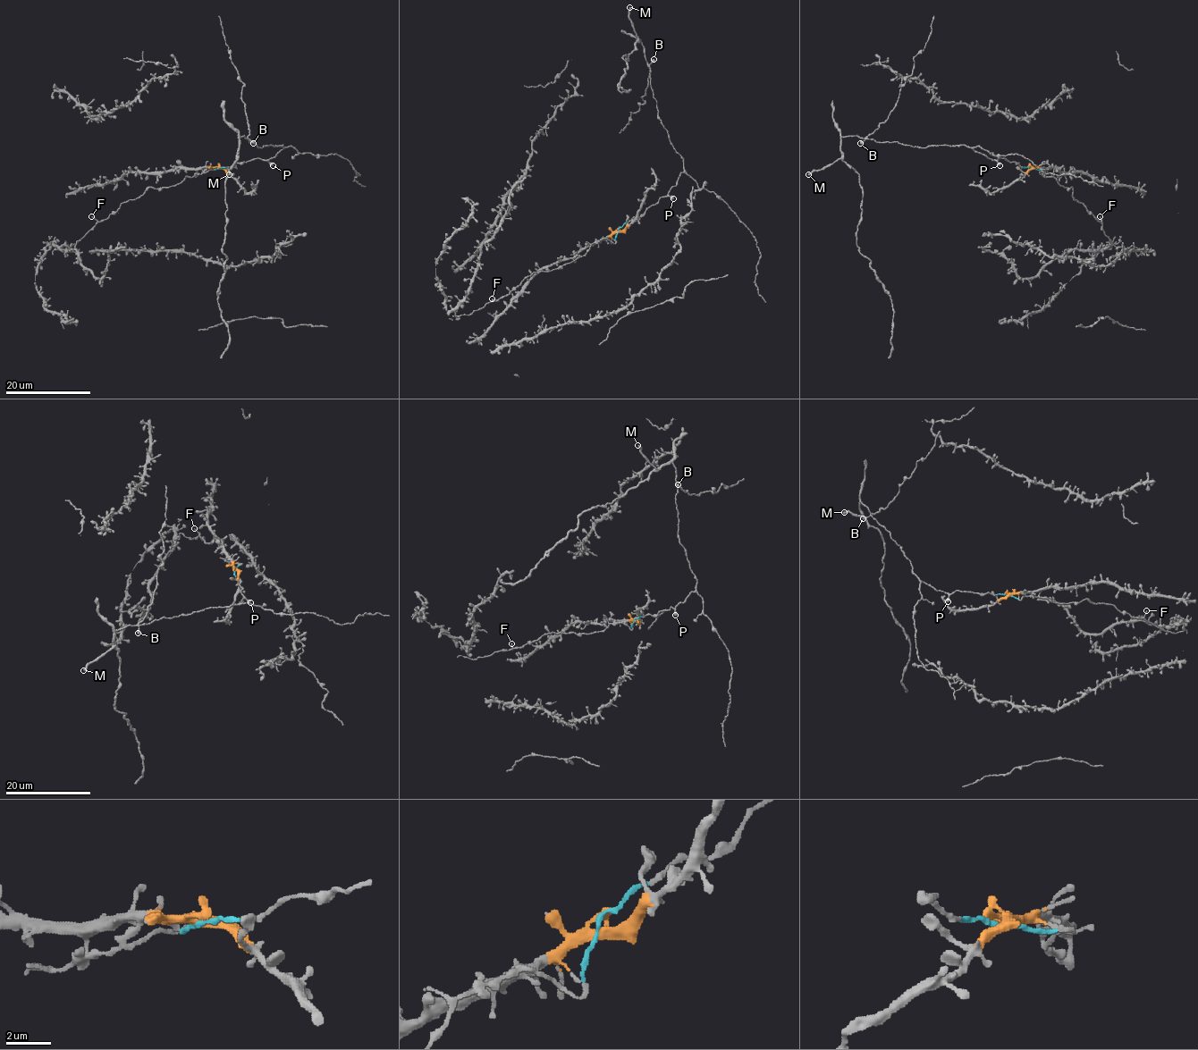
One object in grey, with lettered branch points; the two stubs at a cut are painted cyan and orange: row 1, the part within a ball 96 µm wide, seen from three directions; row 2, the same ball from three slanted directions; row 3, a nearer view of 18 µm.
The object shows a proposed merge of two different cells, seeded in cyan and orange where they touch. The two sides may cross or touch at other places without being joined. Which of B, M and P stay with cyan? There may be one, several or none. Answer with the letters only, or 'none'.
B, M, P

